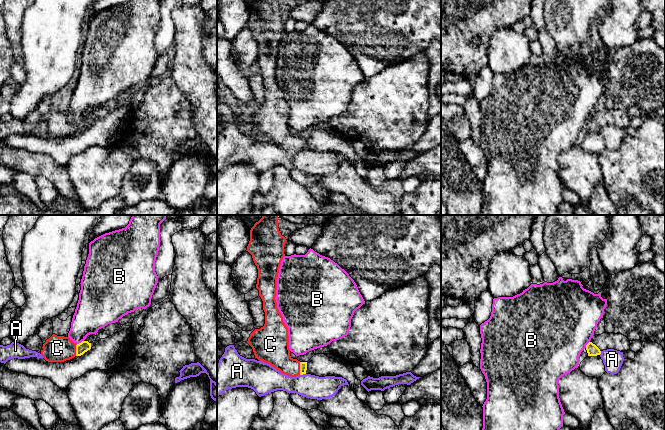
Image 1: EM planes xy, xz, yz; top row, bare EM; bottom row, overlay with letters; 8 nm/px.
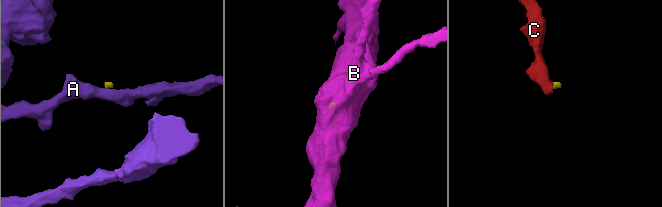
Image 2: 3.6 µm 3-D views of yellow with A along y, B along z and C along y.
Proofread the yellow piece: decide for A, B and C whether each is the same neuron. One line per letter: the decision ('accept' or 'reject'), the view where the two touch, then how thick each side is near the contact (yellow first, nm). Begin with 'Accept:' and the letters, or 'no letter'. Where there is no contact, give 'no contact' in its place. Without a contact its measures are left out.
Accept: C
A: reject; meets yellow in xz; 60 nm thick on the yellow side, 190 nm on the other
B: reject; meets yellow in xy; 90 nm thick on the yellow side, 260 nm on the other
C: accept; meets yellow in xz; 60 nm thick on the yellow side, 220 nm on the other

